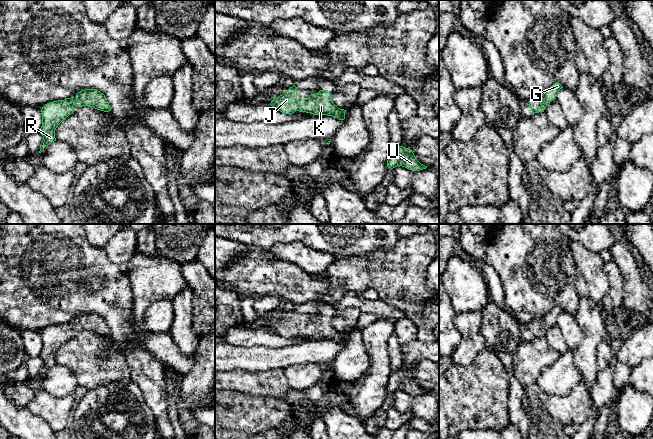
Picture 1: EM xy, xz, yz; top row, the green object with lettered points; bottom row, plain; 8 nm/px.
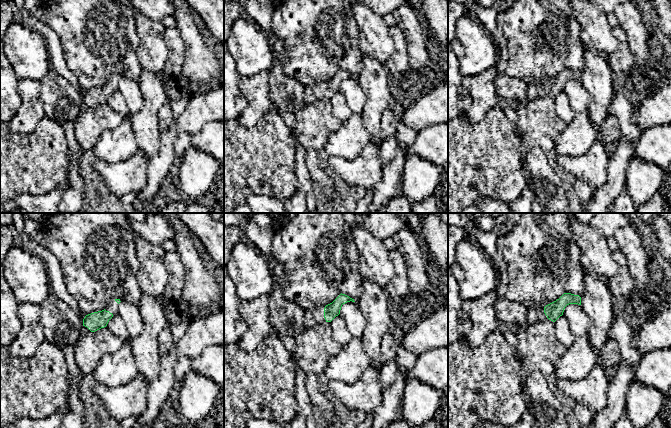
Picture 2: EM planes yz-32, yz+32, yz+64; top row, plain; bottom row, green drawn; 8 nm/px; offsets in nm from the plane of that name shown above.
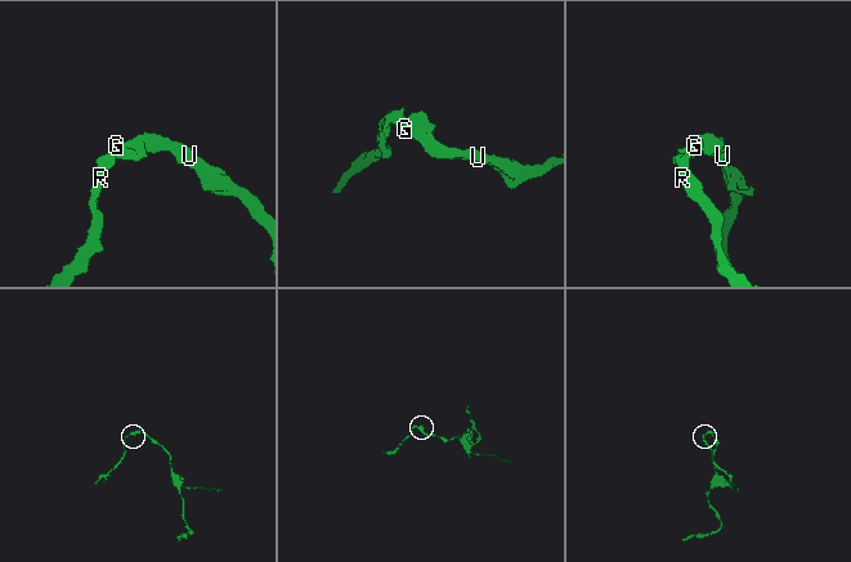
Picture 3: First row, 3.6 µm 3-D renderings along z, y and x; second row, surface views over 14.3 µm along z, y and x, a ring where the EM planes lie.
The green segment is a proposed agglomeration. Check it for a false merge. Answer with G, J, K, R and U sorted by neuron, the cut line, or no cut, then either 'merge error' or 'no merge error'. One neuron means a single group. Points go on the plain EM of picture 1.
groups G J K R U; cut none; no merge error

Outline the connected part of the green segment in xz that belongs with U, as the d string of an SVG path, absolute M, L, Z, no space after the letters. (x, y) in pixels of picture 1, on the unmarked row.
M403 370L392 372L388 379L387 391L393 393L397 390L402 390L412 395L420 395L427 392L416 383L412 374Z

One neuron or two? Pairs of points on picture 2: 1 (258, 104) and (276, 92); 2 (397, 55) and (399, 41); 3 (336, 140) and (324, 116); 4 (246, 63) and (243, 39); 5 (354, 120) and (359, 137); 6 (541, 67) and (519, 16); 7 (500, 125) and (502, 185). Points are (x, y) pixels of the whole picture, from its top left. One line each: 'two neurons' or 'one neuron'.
1: two neurons
2: one neuron
3: two neurons
4: one neuron
5: one neuron
6: one neuron
7: one neuron

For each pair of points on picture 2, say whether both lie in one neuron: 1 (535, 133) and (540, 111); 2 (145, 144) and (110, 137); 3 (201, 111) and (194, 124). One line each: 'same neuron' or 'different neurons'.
1: same neuron
2: different neurons
3: same neuron

